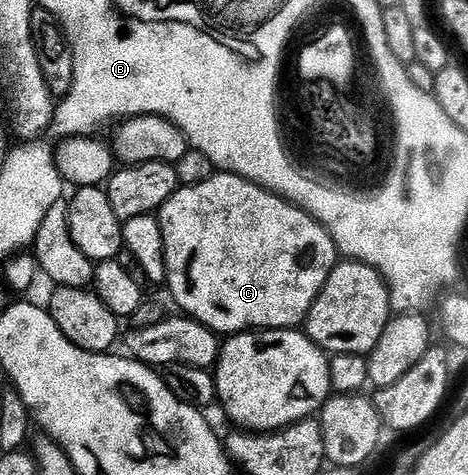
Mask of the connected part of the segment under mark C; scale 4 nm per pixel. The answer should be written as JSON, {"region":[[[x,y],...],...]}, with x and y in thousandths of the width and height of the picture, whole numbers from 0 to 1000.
{"region":[[[466,360],[447,377],[380,394],[378,402],[344,432],[340,440],[340,469],[344,476],[344,507],[353,520],[353,585],[350,596],[361,598],[361,615],[380,640],[393,663],[440,682],[447,693],[466,703],[504,703],[534,695],[564,695],[568,691],[624,691],[632,693],[660,663],[660,646],[677,627],[677,617],[692,598],[697,579],[716,554],[716,539],[707,524],[714,520],[712,503],[684,469],[650,440],[611,421],[590,402],[577,400],[541,379],[524,379],[494,362]]]}

